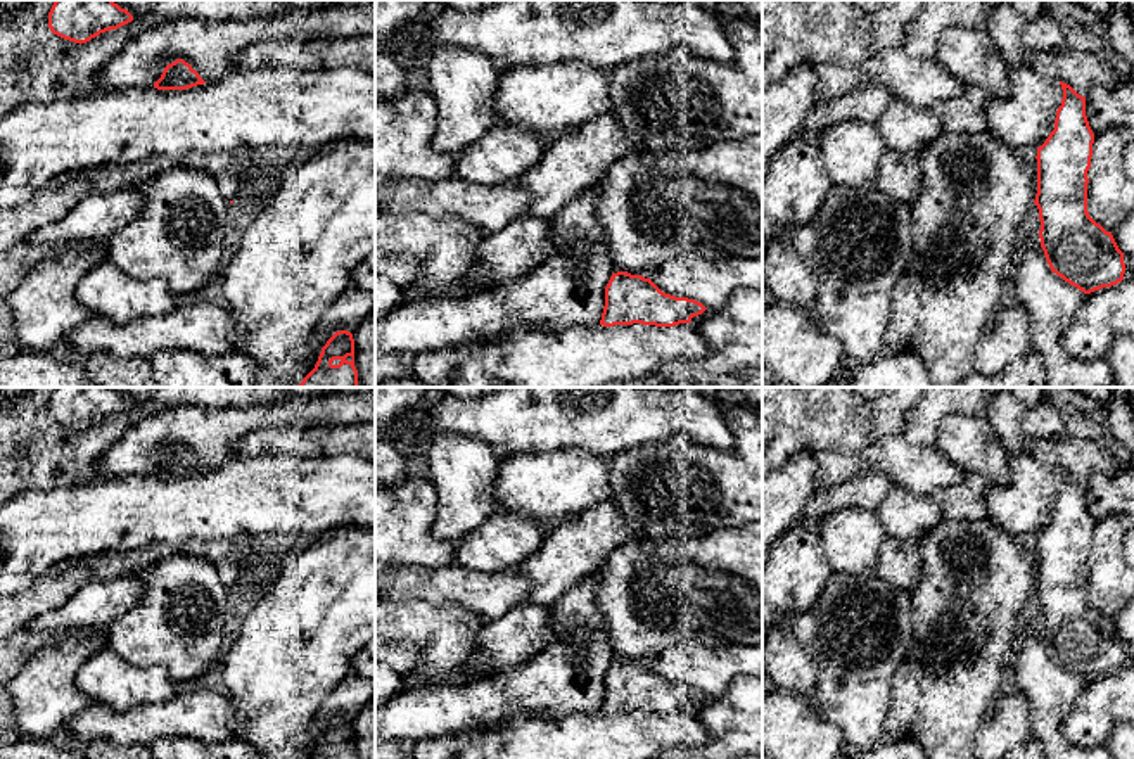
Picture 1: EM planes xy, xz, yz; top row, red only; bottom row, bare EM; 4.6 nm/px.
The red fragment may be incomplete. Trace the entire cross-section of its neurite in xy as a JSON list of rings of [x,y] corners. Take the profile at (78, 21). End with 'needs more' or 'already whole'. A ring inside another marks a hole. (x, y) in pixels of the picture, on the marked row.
[[[55,0],[48,12],[50,31],[80,45],[131,21],[133,16],[112,0]]]; already whole

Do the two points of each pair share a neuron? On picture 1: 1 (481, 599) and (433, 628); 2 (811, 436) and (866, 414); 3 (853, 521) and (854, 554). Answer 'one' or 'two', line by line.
1: two
2: one
3: one

